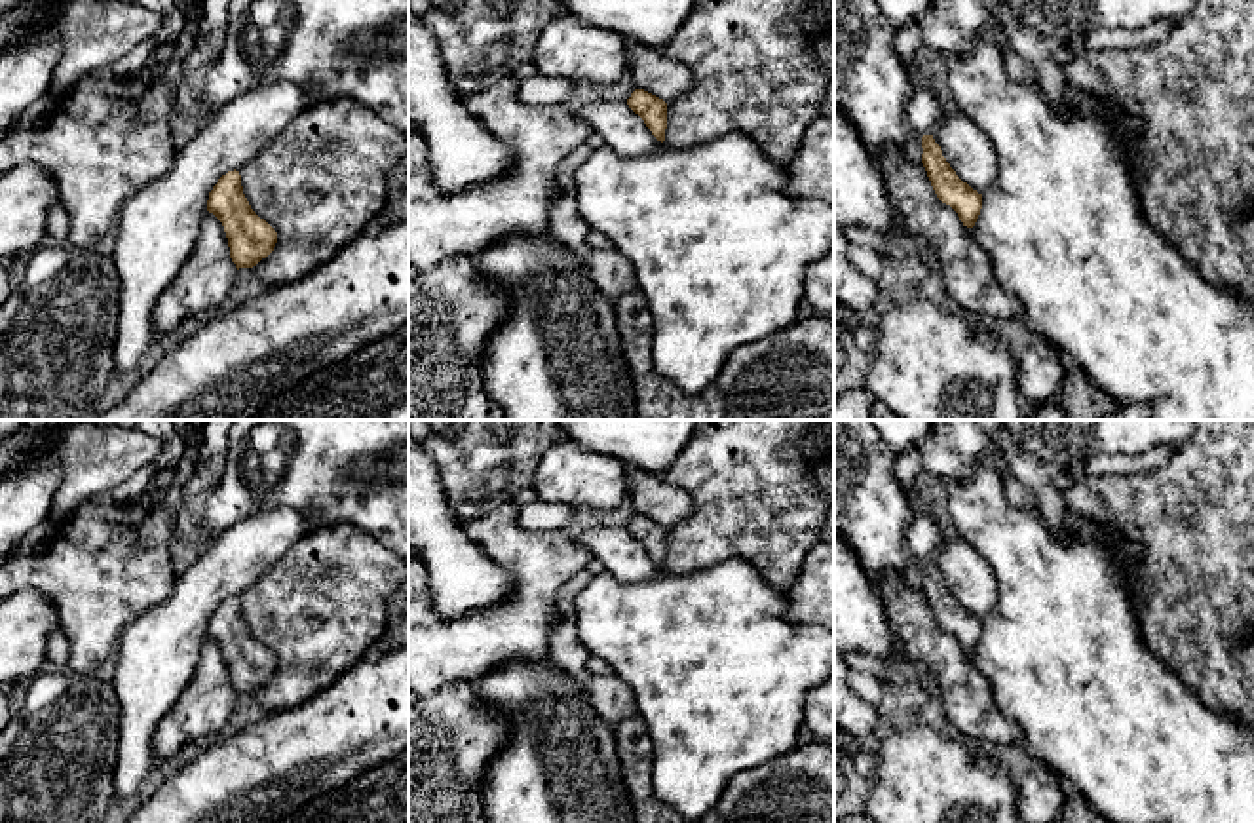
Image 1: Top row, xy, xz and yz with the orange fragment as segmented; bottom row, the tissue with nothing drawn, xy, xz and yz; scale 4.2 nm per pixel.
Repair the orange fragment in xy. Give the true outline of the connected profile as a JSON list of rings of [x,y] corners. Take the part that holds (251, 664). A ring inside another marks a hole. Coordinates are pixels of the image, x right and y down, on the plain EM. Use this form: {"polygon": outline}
{"polygon": [[[228,597],[218,604],[209,618],[207,637],[222,648],[238,696],[256,692],[274,677],[277,658],[251,635],[239,597]]]}

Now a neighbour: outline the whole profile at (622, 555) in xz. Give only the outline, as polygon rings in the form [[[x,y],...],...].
[[[627,526],[580,530],[576,532],[576,542],[619,582],[646,582],[665,572],[665,566],[661,568],[652,561],[644,545],[629,534]]]

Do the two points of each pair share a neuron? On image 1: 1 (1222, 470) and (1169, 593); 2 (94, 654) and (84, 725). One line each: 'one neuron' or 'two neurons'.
1: one neuron
2: two neurons

